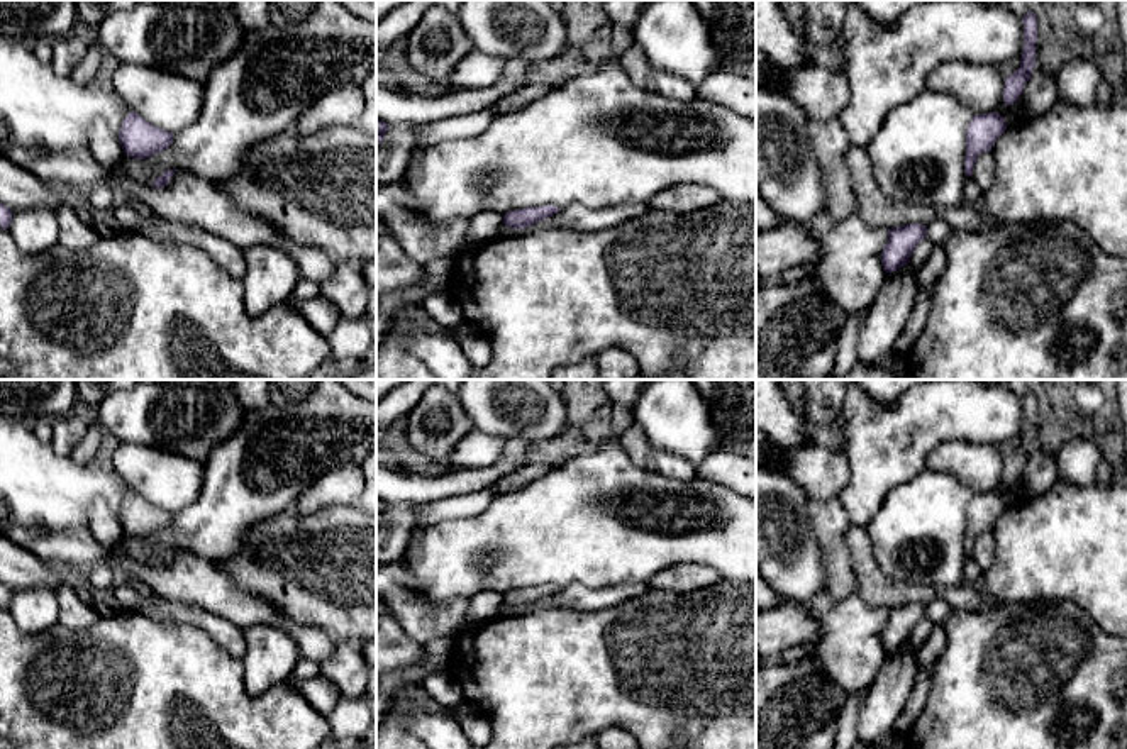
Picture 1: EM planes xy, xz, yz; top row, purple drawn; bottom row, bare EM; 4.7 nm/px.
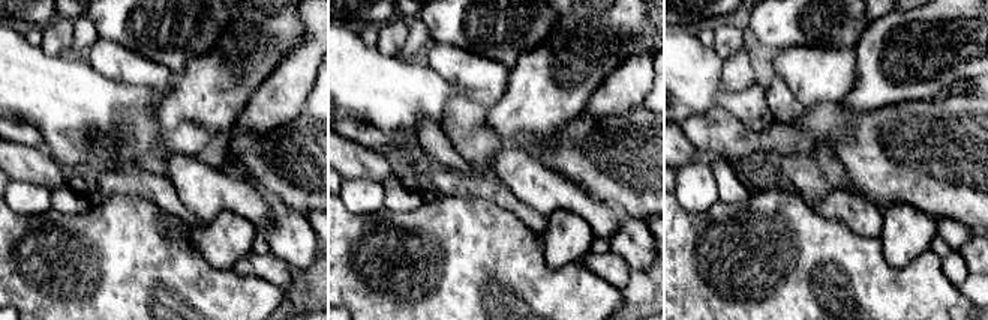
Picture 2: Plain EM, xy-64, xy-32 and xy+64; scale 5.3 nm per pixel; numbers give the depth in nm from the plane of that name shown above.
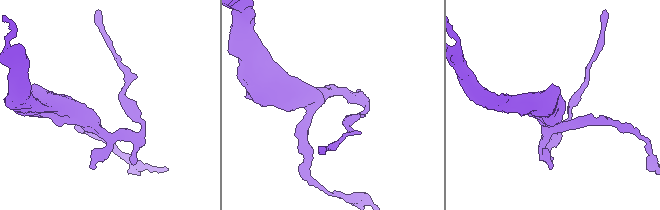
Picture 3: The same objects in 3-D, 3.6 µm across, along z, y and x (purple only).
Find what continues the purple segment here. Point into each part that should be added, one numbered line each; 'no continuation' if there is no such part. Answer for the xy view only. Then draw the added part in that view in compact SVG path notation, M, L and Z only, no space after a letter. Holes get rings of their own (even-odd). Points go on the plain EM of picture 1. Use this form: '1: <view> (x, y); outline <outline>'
no continuation

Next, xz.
no continuation

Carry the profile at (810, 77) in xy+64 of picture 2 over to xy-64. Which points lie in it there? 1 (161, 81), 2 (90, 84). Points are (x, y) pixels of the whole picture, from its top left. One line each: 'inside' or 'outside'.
1: inside
2: outside

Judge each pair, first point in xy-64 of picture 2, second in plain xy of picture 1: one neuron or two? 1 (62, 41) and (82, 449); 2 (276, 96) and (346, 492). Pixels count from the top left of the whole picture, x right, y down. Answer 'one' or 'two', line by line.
1: two
2: one

